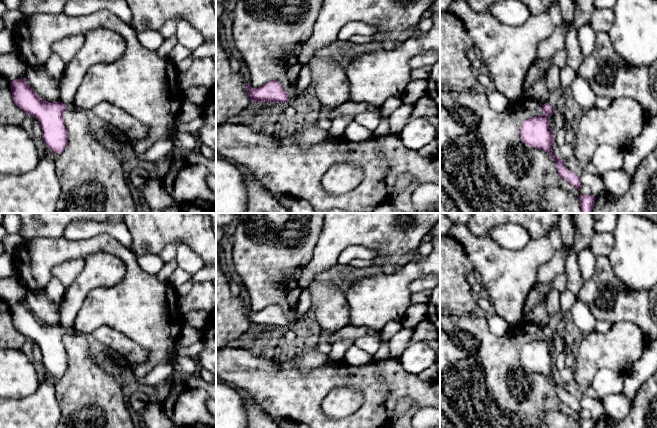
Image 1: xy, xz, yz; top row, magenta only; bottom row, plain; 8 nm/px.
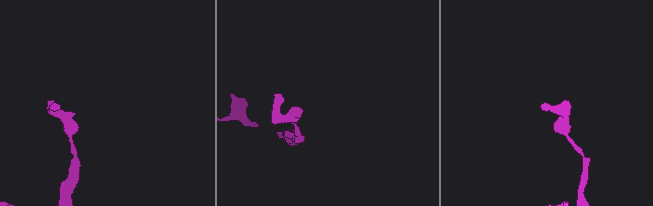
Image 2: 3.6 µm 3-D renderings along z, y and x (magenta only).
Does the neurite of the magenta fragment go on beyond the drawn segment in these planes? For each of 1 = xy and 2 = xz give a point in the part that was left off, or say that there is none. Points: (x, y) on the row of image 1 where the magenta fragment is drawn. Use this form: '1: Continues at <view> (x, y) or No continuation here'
1: No continuation here
2: No continuation here

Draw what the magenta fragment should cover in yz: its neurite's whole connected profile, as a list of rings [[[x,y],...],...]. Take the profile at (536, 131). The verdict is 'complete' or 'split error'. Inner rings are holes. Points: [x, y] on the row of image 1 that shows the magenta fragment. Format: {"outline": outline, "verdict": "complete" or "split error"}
{"outline": [[[547,102],[542,105],[543,114],[525,120],[520,129],[520,138],[525,145],[541,149],[554,160],[559,175],[571,183],[577,190],[581,189],[579,176],[569,170],[561,157],[554,157],[551,148],[554,144],[554,131],[551,130],[548,115],[553,115],[554,109]]], "verdict": "complete"}

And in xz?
{"outline": [[[277,80],[269,81],[258,88],[247,83],[245,86],[251,102],[286,103],[289,101],[289,94]]], "verdict": "complete"}

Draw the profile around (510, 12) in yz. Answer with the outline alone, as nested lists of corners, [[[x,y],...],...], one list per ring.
[[[517,0],[495,2],[489,7],[487,14],[510,26],[522,25],[531,15],[527,6]]]

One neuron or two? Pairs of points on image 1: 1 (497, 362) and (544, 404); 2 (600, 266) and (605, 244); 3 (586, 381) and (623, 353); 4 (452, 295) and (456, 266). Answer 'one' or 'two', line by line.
1: one
2: two
3: one
4: one

